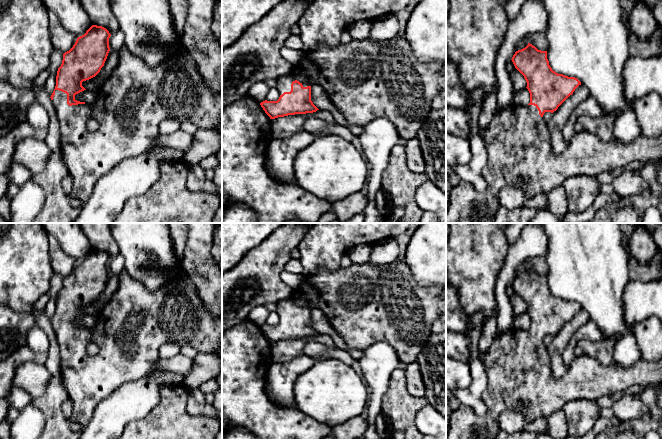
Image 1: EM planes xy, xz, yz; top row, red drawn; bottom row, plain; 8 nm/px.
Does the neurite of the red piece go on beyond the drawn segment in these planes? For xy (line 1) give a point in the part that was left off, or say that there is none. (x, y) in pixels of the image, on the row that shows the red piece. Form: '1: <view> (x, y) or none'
1: xy (136, 98)

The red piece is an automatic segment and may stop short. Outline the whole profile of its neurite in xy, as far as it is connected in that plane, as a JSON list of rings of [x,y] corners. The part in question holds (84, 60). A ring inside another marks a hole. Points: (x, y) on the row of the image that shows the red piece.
[[[92,25],[84,35],[77,38],[73,47],[63,54],[62,64],[57,71],[56,86],[50,97],[60,124],[60,151],[73,181],[70,195],[84,203],[102,176],[121,161],[147,152],[152,141],[159,135],[159,125],[163,120],[167,118],[180,122],[190,120],[198,129],[216,128],[222,123],[222,93],[214,92],[207,87],[198,71],[195,58],[189,51],[175,51],[172,45],[167,48],[169,57],[155,67],[148,66],[140,57],[123,46],[119,53],[119,64],[98,88],[95,103],[90,105],[77,101],[75,95],[86,90],[82,82],[95,77],[104,66],[110,51],[110,36],[106,28]],[[90,118],[95,118],[99,123],[99,128],[94,132],[86,128]]]

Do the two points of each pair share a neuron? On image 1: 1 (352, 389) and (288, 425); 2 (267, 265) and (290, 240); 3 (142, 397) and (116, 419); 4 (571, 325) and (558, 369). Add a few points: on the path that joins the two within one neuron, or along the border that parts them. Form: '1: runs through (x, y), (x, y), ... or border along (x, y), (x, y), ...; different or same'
1: border along (296, 407), (316, 420), (328, 425); different
2: runs through (271, 259), (284, 246); same
3: runs through (136, 399), (122, 413); same
4: runs through (564, 336), (557, 345), (557, 358); same

